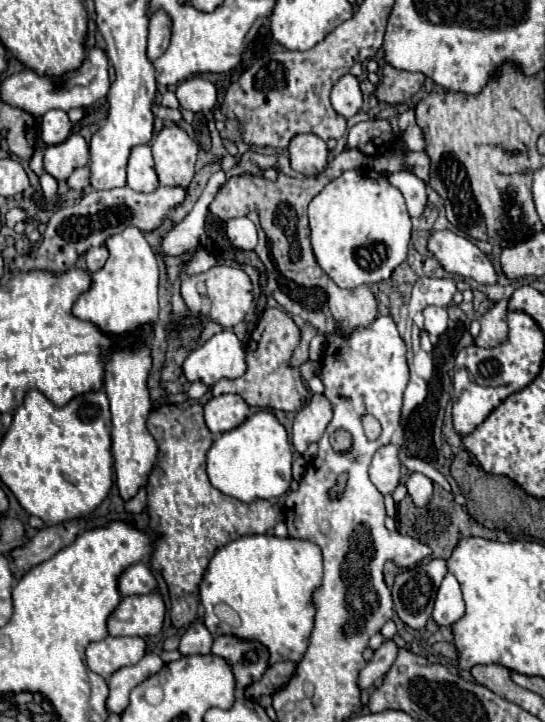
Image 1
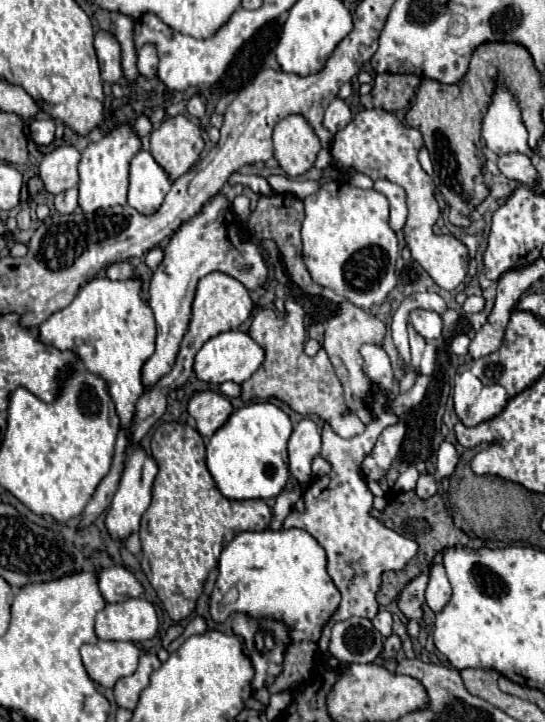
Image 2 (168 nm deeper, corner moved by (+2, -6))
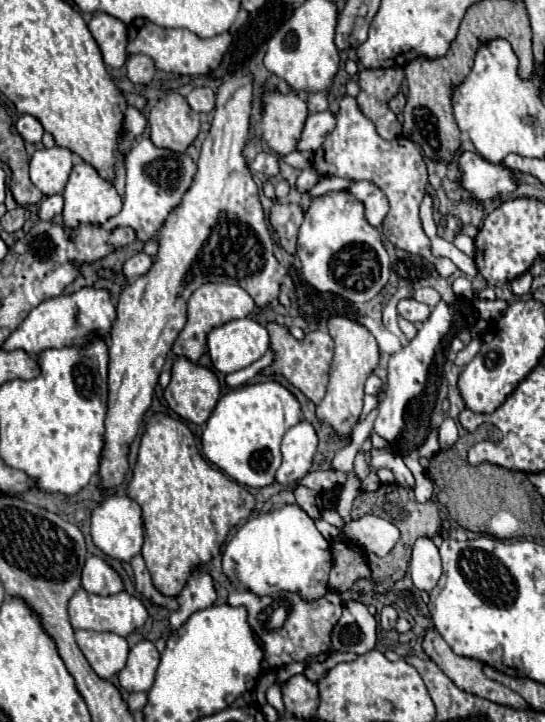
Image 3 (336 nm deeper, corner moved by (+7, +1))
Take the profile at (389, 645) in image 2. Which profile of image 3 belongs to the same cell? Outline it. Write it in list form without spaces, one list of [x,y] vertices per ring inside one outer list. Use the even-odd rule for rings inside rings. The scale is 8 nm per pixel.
[[[384,607],[382,609],[382,613],[380,613],[380,625],[382,625],[384,631],[392,631],[396,627],[396,619],[398,619],[398,615],[396,615],[394,607]]]

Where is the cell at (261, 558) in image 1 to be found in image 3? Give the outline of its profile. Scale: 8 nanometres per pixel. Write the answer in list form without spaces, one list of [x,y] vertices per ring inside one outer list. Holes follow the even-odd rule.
[[[286,505],[256,519],[248,519],[222,553],[222,573],[228,581],[232,581],[234,573],[234,583],[244,585],[254,595],[292,591],[304,601],[316,601],[328,593],[330,569],[330,543],[298,505]]]

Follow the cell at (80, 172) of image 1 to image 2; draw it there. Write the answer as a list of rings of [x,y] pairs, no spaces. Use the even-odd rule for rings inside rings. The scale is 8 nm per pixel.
[[[71,188],[55,196],[55,208],[59,214],[71,214],[77,208],[77,188]]]

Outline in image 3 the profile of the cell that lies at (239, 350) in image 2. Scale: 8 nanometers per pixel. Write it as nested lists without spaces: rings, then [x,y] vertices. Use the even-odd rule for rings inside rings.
[[[250,317],[214,327],[206,339],[206,353],[220,373],[234,373],[252,365],[268,351],[268,347],[268,331]]]

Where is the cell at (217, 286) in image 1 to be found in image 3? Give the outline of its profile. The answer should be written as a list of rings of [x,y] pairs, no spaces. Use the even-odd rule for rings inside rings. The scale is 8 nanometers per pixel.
[[[204,283],[202,287],[198,287],[190,301],[188,301],[188,321],[186,327],[180,331],[178,339],[174,341],[172,353],[176,357],[186,357],[192,363],[198,363],[200,357],[206,351],[206,335],[210,329],[220,327],[232,319],[242,319],[248,317],[254,311],[256,303],[254,299],[238,285],[228,285],[228,283]]]

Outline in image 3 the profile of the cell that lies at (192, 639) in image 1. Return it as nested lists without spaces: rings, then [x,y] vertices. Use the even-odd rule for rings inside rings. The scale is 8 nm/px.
[[[204,571],[192,573],[188,585],[178,595],[180,609],[170,615],[170,631],[180,629],[192,613],[212,607],[214,601],[216,601],[216,591],[212,585],[212,577]]]

